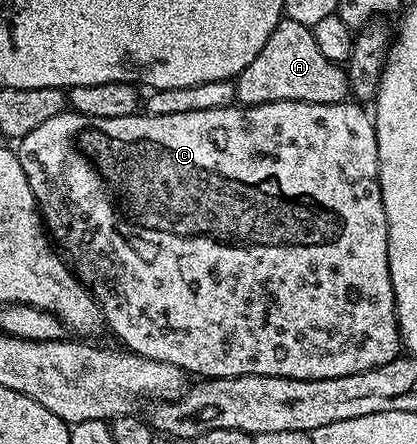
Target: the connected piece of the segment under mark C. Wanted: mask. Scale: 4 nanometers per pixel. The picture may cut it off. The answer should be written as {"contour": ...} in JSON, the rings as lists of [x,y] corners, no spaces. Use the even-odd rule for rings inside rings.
{"contour":[[[278,100],[268,104],[228,104],[226,108],[211,110],[189,110],[189,114],[157,114],[149,116],[136,114],[125,118],[97,118],[86,116],[74,110],[64,110],[49,122],[41,122],[35,130],[29,130],[23,139],[18,141],[17,155],[21,162],[21,170],[25,170],[25,178],[29,178],[29,190],[33,190],[33,198],[39,203],[39,210],[50,239],[57,245],[58,251],[65,257],[72,272],[86,288],[91,289],[92,296],[99,303],[103,312],[104,325],[123,340],[122,347],[136,356],[144,356],[157,362],[165,362],[177,366],[195,378],[216,380],[222,376],[284,376],[298,380],[324,380],[325,378],[341,378],[349,374],[361,374],[365,370],[373,370],[377,366],[385,366],[393,362],[401,352],[399,323],[395,313],[395,295],[389,278],[389,254],[387,253],[387,219],[385,206],[381,202],[381,186],[379,185],[379,155],[377,154],[377,134],[372,113],[367,112],[362,103],[344,102],[342,104],[306,104],[296,100]]]}

